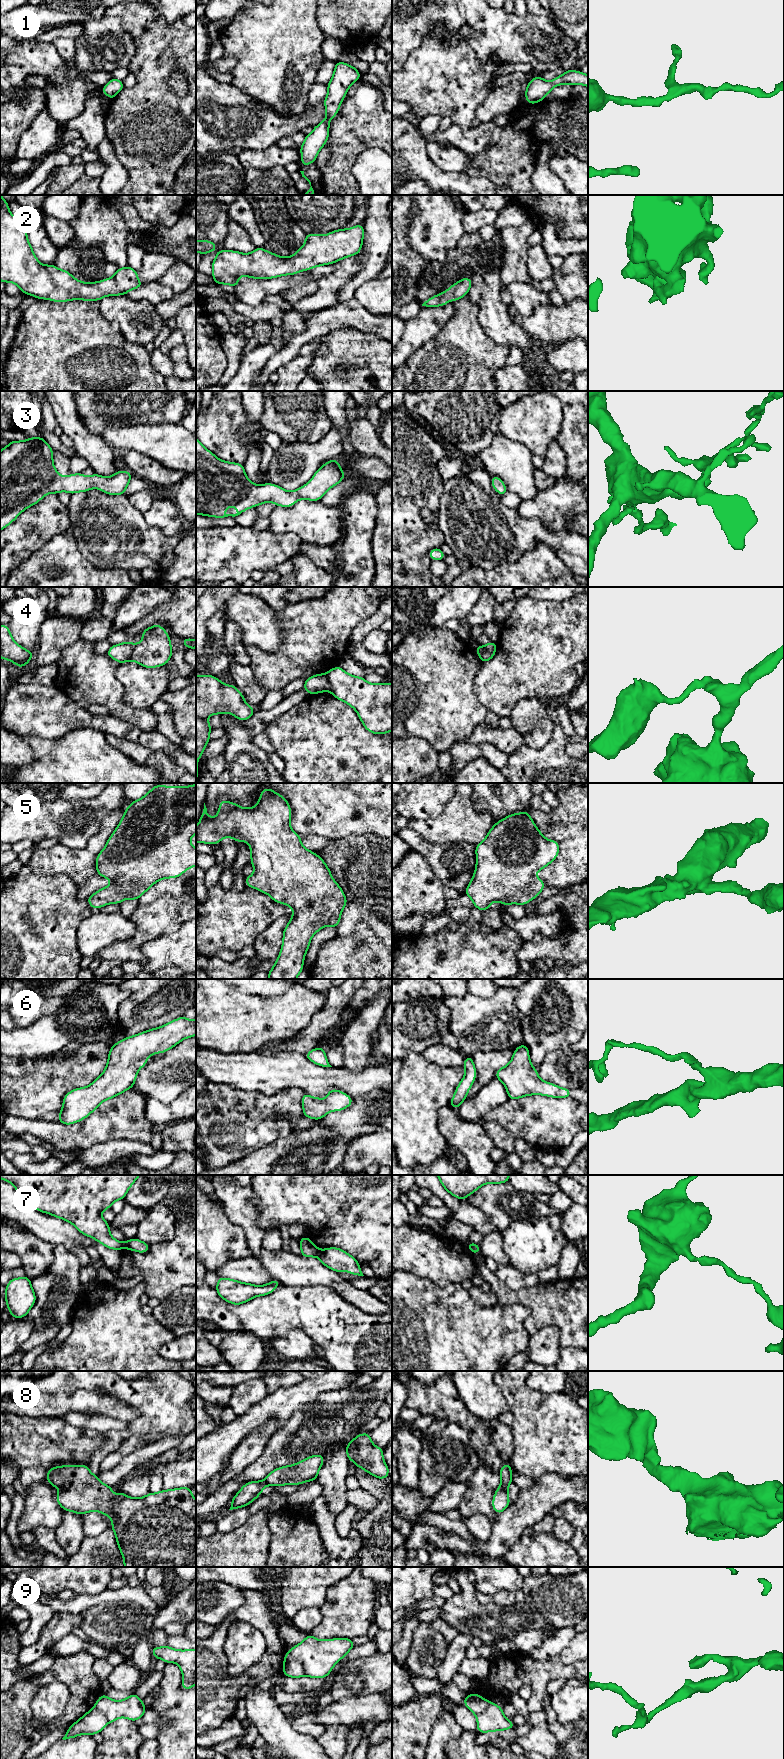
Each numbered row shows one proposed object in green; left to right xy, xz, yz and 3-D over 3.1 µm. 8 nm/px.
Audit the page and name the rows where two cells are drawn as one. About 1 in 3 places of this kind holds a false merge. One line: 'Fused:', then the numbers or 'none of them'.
Fused: 4, 7, 9

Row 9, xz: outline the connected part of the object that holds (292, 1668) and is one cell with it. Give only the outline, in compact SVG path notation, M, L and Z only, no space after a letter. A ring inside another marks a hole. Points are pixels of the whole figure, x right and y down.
M289 1651L285 1654L282 1670L287 1677L300 1678L304 1676L304 1669L301 1663L294 1659Z

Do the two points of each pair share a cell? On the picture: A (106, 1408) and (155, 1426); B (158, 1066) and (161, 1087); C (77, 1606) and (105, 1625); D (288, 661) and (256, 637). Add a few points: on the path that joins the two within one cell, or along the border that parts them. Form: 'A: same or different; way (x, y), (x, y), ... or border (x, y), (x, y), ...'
A: different; border (120, 1401), (134, 1406), (140, 1415)
B: same; way (161, 1071), (161, 1082)
C: different; border (106, 1602), (91, 1605), (80, 1614)
D: different; border (285, 632), (281, 645), (273, 652), (253, 646)

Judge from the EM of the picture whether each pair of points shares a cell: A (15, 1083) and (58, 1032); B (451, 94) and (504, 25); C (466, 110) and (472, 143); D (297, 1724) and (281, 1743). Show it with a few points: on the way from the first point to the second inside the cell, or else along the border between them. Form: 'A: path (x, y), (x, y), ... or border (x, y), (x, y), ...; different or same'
A: border (60, 1050), (55, 1055), (13, 1056); different
B: border (467, 39), (481, 62), (501, 62); different
C: border (453, 122), (464, 129), (472, 126); different
D: border (291, 1723), (295, 1729), (309, 1733), (315, 1738); different

